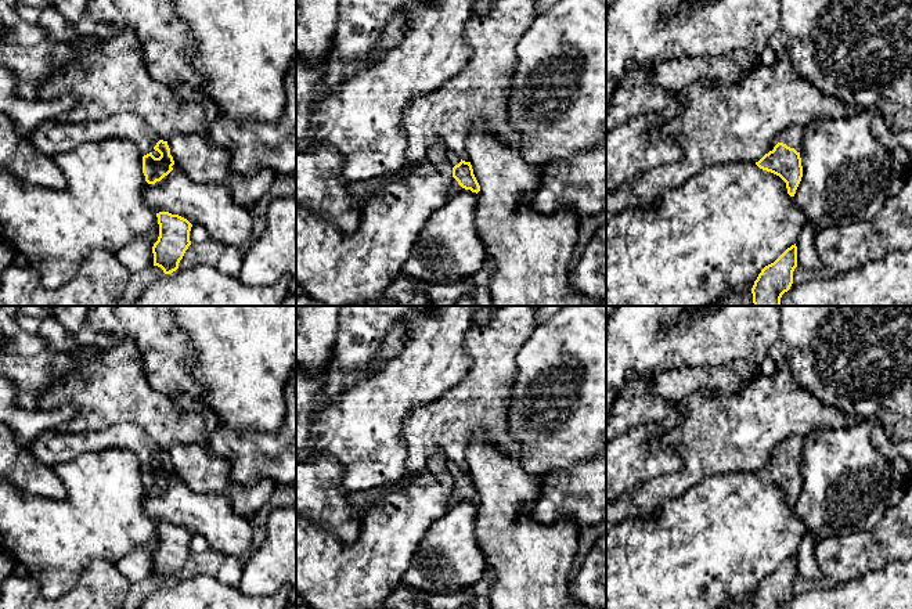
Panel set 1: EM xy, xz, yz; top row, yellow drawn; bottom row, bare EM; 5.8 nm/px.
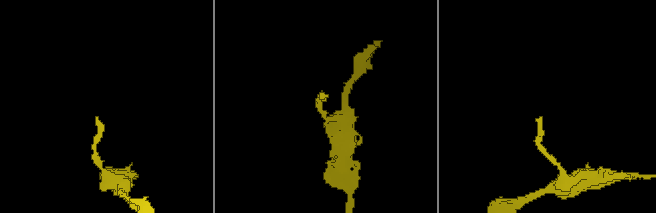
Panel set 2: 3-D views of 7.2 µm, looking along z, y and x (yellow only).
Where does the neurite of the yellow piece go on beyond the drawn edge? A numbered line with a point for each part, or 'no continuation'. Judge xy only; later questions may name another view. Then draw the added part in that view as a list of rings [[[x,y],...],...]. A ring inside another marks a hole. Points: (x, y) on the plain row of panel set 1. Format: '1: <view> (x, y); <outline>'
1: xy (51, 447); [[[120,422],[97,430],[42,433],[30,447],[30,453],[43,464],[55,468],[86,453],[123,448],[133,453],[141,465],[149,464],[159,451],[152,437],[138,425]]]

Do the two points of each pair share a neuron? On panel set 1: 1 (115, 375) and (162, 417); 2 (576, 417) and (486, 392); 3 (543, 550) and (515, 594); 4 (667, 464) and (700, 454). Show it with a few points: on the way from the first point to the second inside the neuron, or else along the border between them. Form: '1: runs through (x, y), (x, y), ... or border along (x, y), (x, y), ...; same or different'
1: runs through (126, 386), (151, 410); same
2: border along (516, 367), (508, 408), (509, 432); different
3: runs through (533, 561), (532, 577), (526, 583); same
4: border along (674, 449), (681, 460), (681, 467), (655, 478); different

